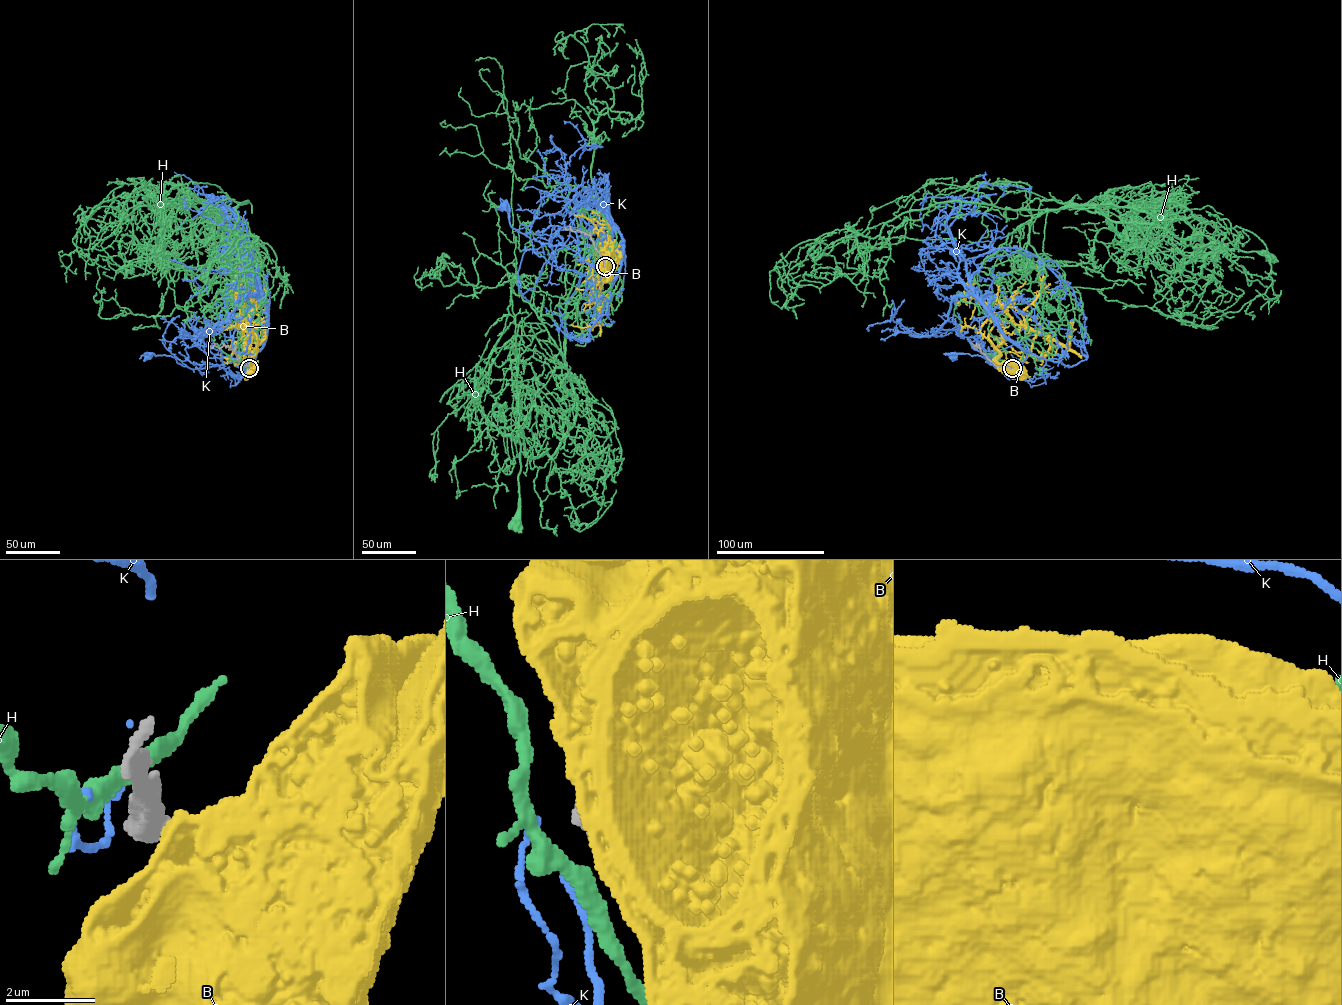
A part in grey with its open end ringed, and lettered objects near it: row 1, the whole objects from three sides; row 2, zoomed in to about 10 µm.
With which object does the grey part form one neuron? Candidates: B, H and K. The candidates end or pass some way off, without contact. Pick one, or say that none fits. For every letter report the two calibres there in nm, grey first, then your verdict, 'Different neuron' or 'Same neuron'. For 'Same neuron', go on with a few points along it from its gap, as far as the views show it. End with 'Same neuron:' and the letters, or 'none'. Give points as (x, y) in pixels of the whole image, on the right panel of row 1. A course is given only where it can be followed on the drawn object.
B: Thickness 480 nm (grey) against 800 nm. Different neuron
H: Thickness 480 nm (grey) against 320 nm. Different neuron
K: Thickness 480 nm (grey) against 170 nm. Different neuron
Same neuron: none

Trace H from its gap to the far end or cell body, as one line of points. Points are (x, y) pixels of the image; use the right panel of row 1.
H: (1012, 367), (1045, 211), (1115, 197), (1109, 225), (1168, 270), (1269, 256)

